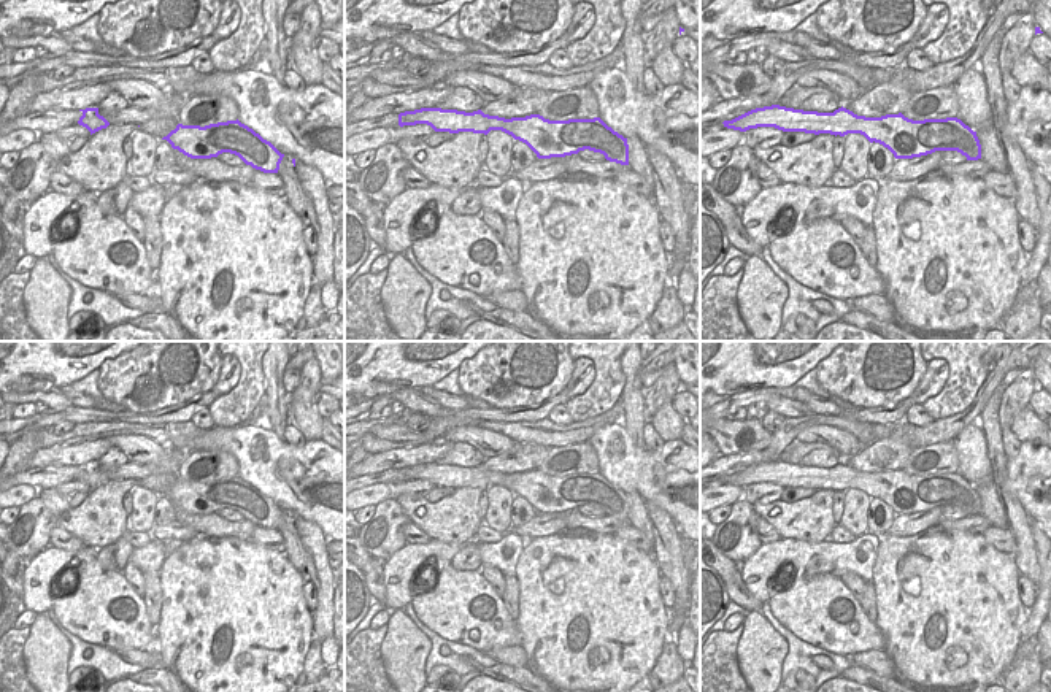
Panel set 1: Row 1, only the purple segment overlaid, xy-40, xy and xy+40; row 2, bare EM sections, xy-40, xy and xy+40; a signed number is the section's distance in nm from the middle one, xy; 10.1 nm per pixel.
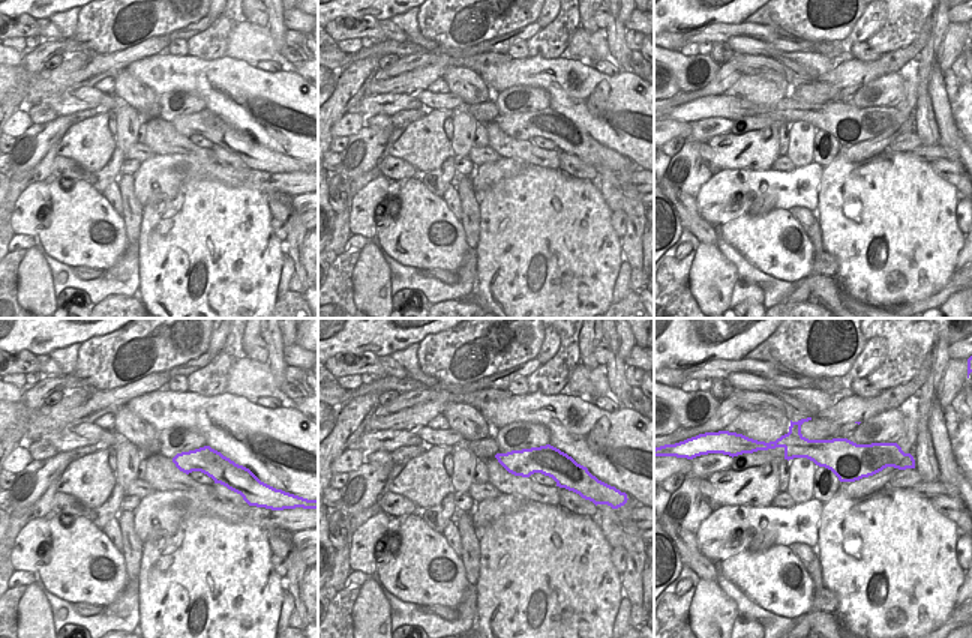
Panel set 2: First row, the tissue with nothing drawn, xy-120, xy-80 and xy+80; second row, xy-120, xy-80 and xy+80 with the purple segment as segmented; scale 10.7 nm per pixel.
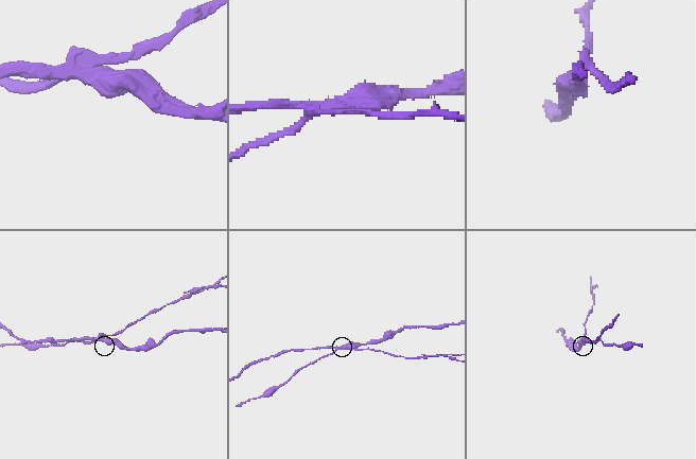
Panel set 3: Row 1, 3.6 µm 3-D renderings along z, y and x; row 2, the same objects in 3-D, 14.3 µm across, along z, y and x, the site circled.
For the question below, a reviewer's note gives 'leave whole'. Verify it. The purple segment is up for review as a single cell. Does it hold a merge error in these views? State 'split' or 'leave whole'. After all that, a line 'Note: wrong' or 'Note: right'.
split
Note: wrong

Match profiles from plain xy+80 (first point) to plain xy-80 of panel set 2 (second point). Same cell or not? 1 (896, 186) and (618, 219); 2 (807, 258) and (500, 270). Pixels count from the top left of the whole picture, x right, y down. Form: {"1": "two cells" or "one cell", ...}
{"1": "two cells", "2": "two cells"}

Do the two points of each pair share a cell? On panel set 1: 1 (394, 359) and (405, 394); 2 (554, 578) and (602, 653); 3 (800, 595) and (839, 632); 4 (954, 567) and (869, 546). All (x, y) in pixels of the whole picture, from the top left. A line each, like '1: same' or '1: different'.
1: different
2: same
3: same
4: different

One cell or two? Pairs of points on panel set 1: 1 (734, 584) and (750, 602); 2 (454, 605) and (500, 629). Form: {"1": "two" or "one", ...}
{"1": "one", "2": "one"}

